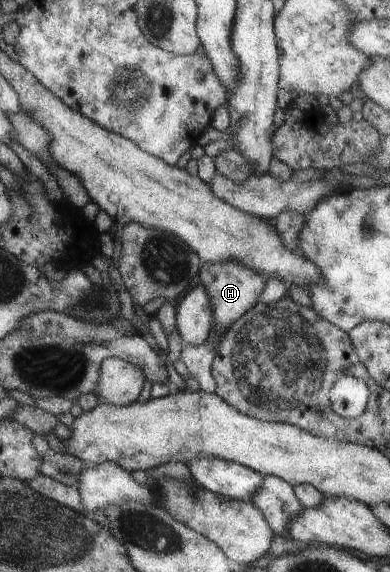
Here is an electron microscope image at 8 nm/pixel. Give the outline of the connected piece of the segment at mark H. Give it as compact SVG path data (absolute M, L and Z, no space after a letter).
M236 261L204 263L199 276L211 305L211 333L214 336L223 336L233 321L255 304L266 285L265 279L256 270Z

